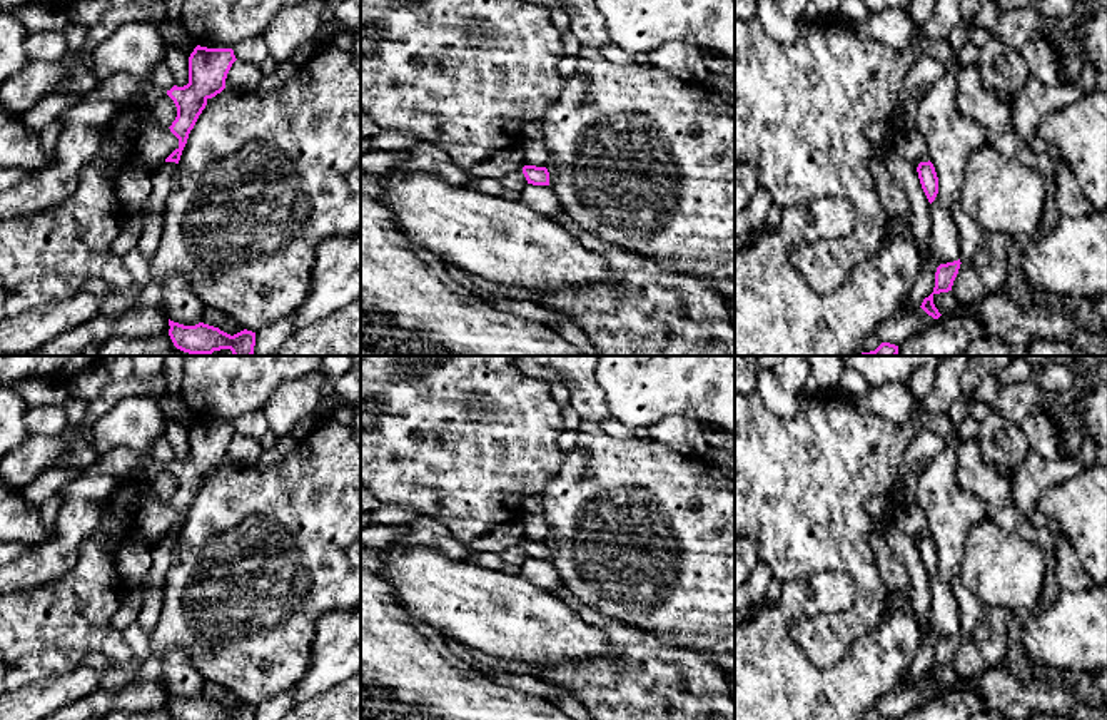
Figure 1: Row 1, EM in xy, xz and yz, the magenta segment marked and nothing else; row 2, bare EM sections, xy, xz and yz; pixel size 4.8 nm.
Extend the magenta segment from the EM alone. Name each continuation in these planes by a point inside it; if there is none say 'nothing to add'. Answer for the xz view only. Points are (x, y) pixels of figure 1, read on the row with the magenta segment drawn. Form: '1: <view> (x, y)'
nothing to add

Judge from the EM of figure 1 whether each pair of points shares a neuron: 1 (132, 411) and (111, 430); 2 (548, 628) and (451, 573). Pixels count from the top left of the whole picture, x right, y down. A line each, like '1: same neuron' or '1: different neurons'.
1: same neuron
2: same neuron

